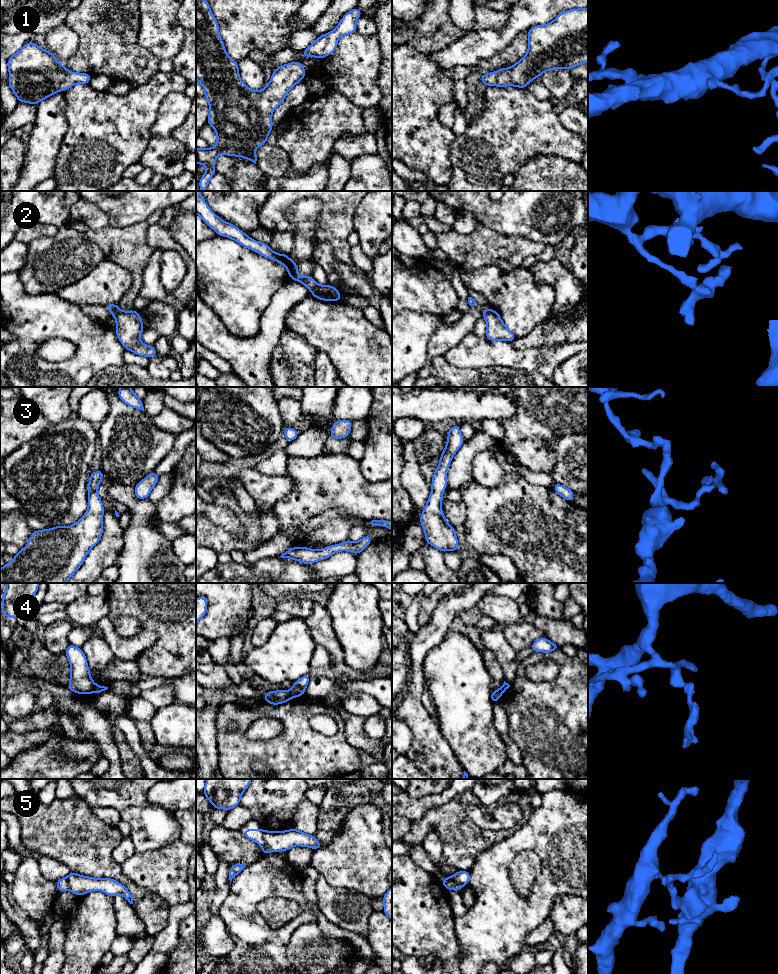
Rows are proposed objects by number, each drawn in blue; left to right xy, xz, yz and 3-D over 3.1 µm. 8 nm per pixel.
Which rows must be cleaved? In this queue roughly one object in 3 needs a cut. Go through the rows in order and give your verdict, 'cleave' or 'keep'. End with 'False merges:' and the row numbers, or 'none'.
1: keep
2: cleave
3: keep
4: cleave
5: cleave
False merges: 2, 4, 5

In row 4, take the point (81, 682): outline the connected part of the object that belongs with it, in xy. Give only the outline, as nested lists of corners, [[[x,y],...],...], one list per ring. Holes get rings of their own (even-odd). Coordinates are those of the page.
[[[69,644],[65,655],[71,667],[70,682],[67,687],[75,694],[92,693],[95,683],[91,678],[87,659],[82,649]]]

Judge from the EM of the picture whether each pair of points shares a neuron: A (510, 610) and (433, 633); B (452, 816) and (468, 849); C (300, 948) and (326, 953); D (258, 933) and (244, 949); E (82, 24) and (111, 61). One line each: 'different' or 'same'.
A: different
B: same
C: same
D: same
E: same

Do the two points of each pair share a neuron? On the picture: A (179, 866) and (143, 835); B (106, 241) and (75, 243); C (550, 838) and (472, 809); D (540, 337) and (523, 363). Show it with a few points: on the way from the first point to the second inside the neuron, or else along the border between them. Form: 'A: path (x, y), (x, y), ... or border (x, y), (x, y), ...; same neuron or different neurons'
A: border (179, 838), (160, 848), (136, 852); different neurons
B: border (84, 233), (100, 248), (105, 257); different neurons
C: border (518, 827), (514, 830); different neurons
D: border (510, 342), (514, 347), (556, 345); different neurons

